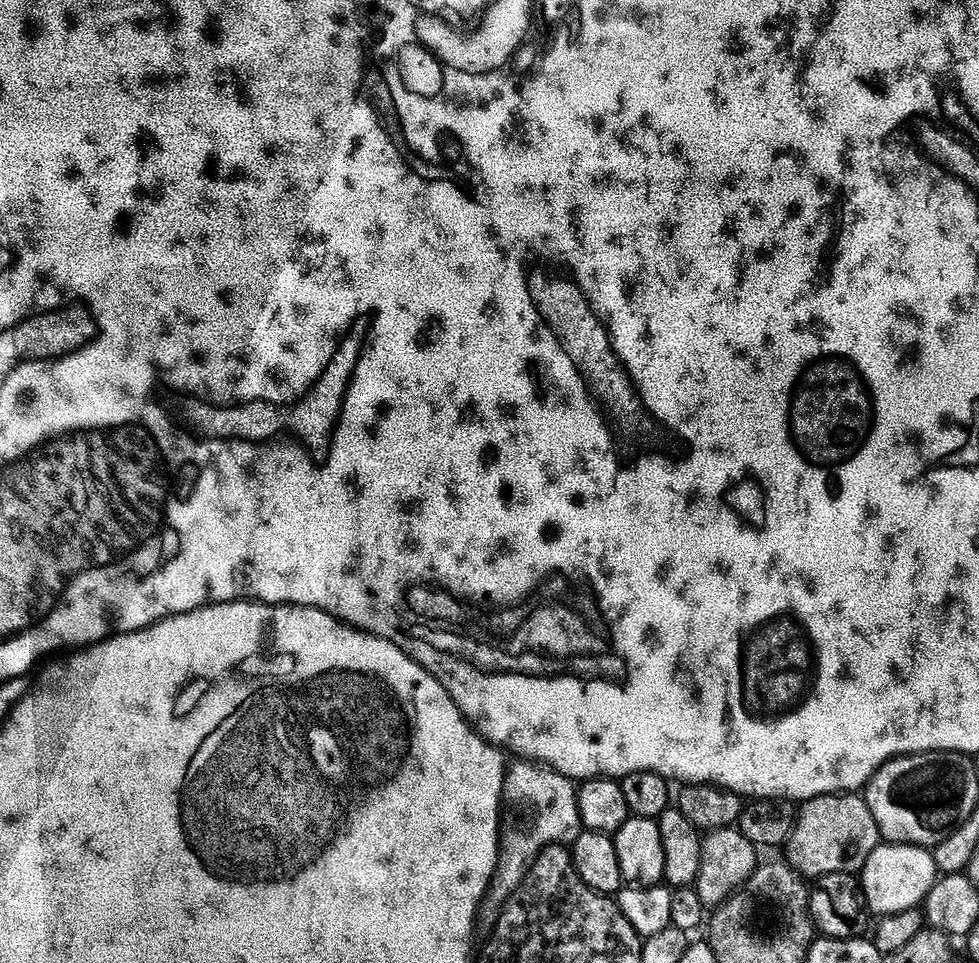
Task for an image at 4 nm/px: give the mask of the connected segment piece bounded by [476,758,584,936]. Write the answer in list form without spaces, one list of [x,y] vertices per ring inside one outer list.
[[[518,758],[515,761],[514,763],[511,761],[505,769],[503,797],[528,810],[530,830],[520,846],[513,846],[512,843],[505,841],[501,847],[499,862],[496,863],[495,874],[492,876],[492,884],[476,916],[476,931],[482,936],[493,932],[506,902],[525,880],[526,874],[532,869],[533,862],[540,855],[541,849],[552,844],[571,844],[580,836],[584,828],[577,804],[578,790],[571,779],[537,761],[524,758]]]

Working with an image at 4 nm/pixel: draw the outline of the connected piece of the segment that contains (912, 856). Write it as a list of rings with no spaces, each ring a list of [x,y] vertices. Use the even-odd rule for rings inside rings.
[[[915,844],[881,846],[874,850],[874,854],[870,854],[858,879],[867,911],[877,912],[876,916],[881,918],[919,909],[925,903],[928,892],[936,884],[938,871],[933,853],[929,849]]]

